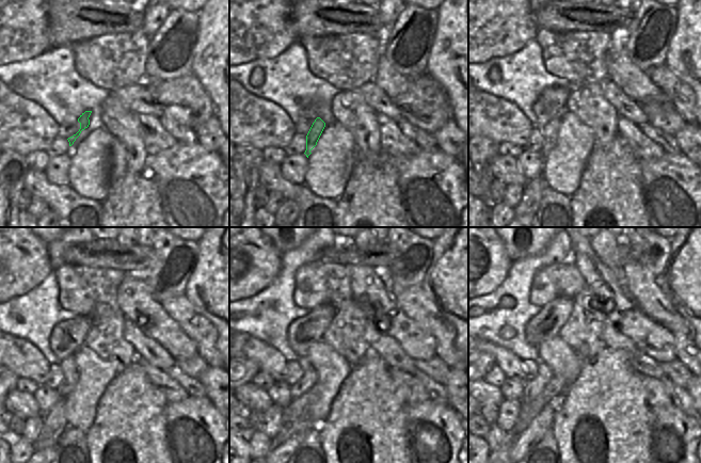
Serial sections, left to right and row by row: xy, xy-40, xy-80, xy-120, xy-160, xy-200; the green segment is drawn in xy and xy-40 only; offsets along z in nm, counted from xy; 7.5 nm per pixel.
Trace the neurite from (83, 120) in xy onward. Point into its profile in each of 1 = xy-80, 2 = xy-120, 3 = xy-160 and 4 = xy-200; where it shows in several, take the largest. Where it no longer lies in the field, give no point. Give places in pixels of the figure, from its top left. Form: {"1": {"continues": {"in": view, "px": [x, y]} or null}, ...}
{"1": {"continues": {"in": "xy-80", "px": [550, 131]}}, "2": {"continues": {"in": "xy-120", "px": [69, 368]}}, "3": {"continues": {"in": "xy-160", "px": [308, 380]}}, "4": {"continues": {"in": "xy-200", "px": [532, 388]}}}

